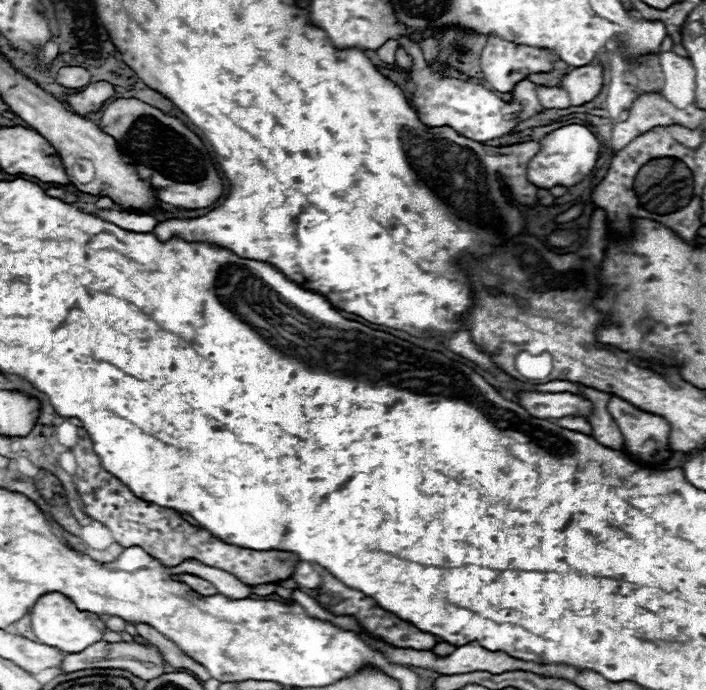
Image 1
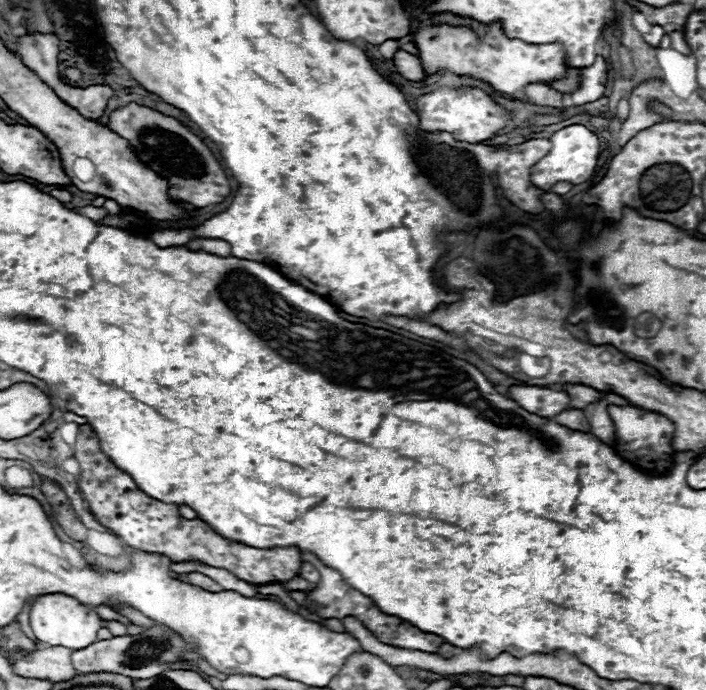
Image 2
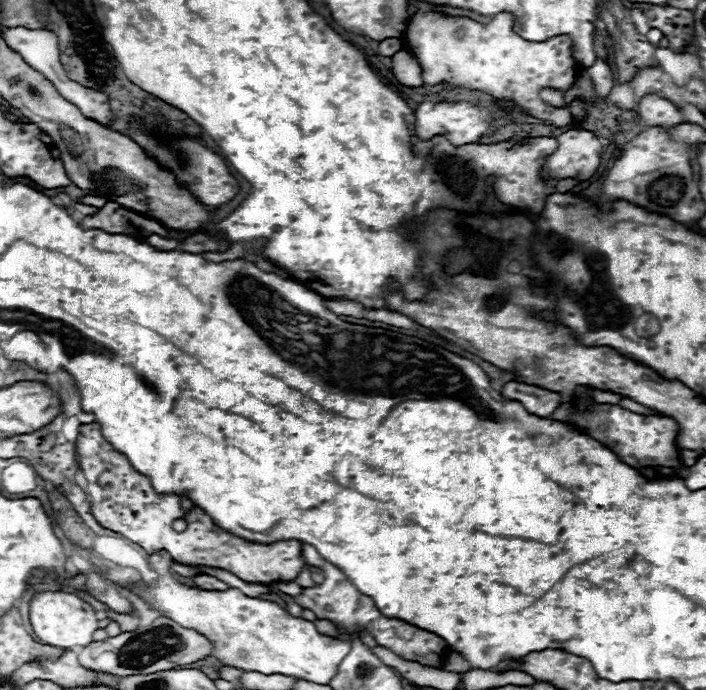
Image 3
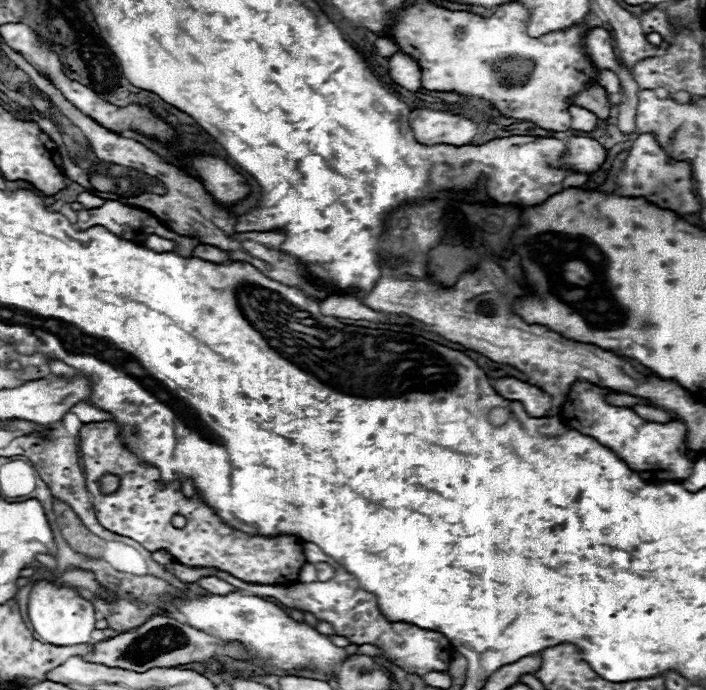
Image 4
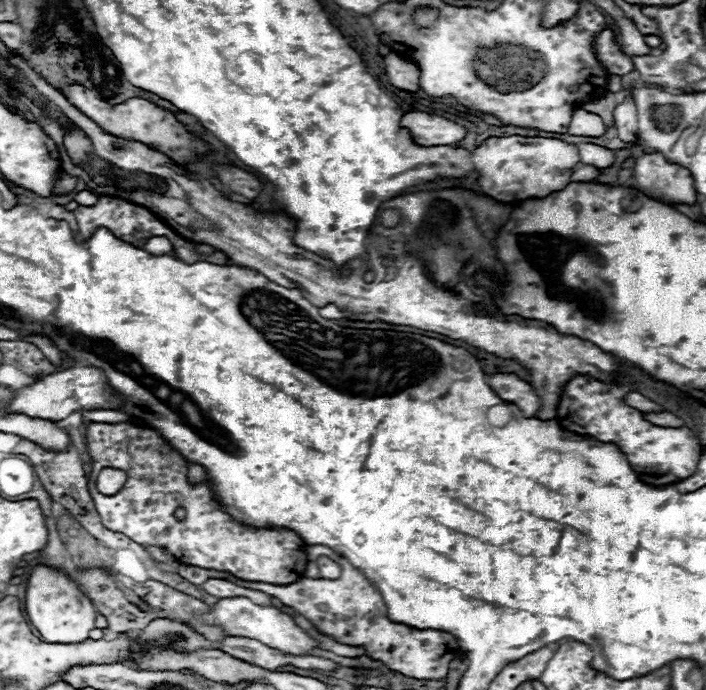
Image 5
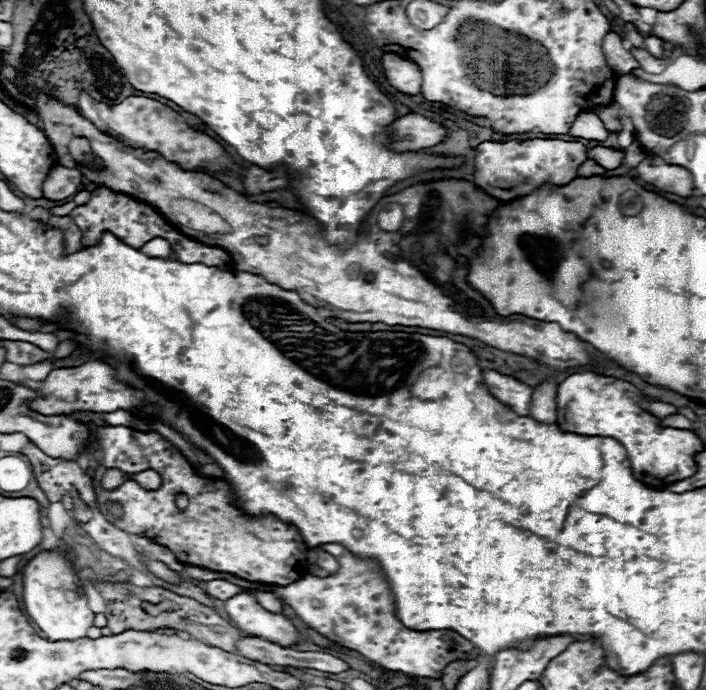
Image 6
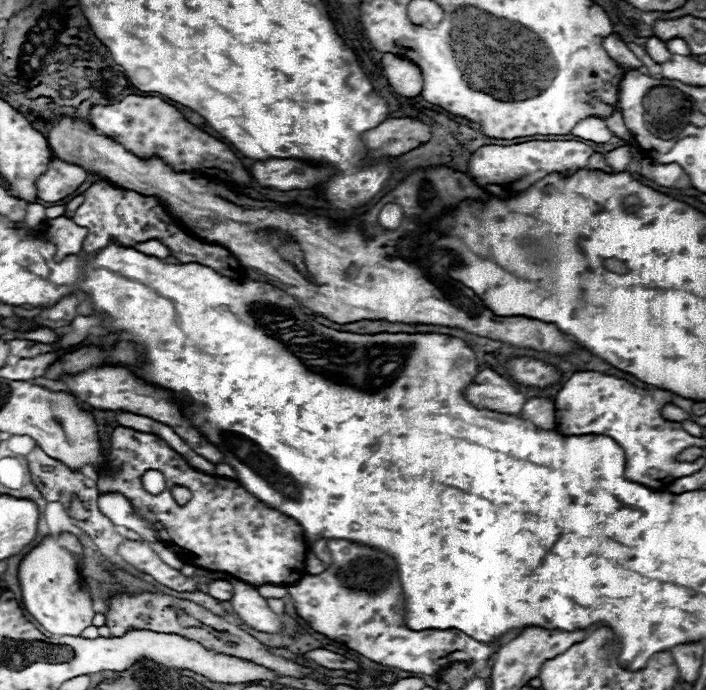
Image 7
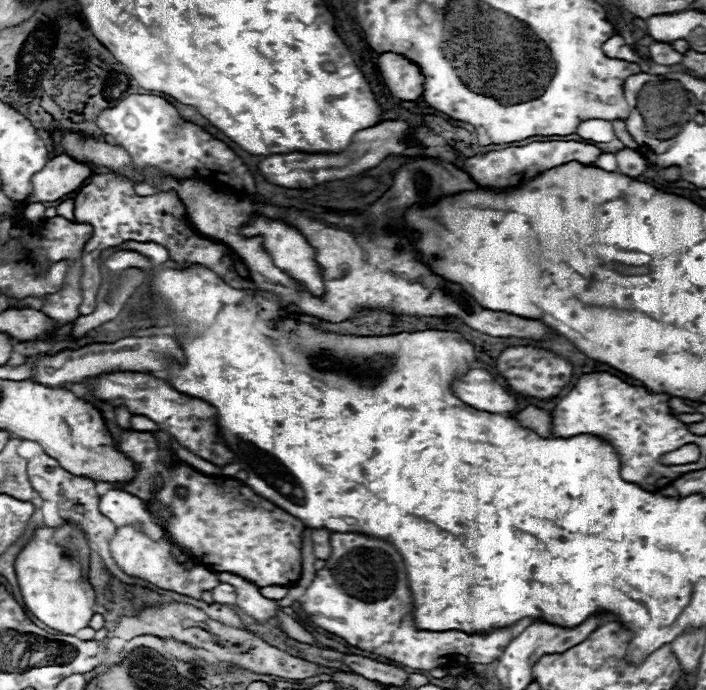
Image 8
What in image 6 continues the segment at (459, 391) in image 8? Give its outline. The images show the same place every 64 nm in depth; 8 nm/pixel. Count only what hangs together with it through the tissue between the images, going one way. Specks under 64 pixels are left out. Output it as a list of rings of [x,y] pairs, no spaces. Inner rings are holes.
[[[486,370],[482,374],[482,382],[486,386],[486,390],[506,408],[510,408],[512,412],[516,412],[518,416],[526,416],[528,414],[528,406],[530,406],[530,396],[532,396],[532,388],[528,388],[526,384],[518,382],[512,376],[504,376],[498,374],[494,370]]]

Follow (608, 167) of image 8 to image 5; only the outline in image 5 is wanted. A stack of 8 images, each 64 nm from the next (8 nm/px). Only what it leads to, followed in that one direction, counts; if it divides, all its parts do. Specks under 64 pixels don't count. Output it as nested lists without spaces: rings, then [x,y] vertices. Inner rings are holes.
[[[580,164],[576,170],[574,170],[574,174],[572,174],[572,182],[590,182],[590,180],[594,180],[594,178],[598,178],[600,176],[600,170],[596,168],[596,166],[588,166],[588,164]]]

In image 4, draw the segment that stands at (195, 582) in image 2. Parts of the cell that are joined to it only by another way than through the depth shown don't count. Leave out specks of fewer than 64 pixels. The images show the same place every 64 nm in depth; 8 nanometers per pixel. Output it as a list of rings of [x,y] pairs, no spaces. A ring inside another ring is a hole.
[[[216,576],[202,578],[198,584],[200,584],[208,594],[220,594],[220,596],[224,596],[224,594],[230,594],[230,592],[238,592],[238,588],[236,588],[236,586],[232,586],[232,584],[224,582],[224,580],[216,578]]]

